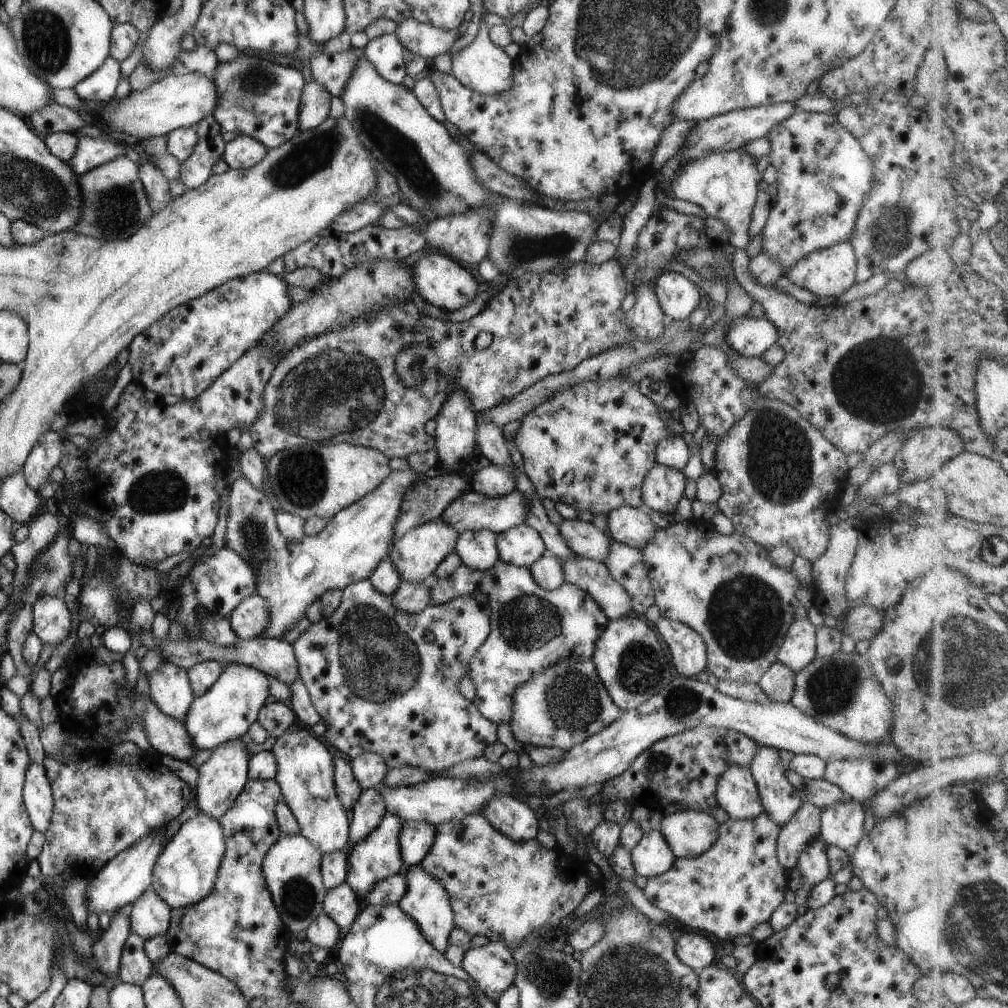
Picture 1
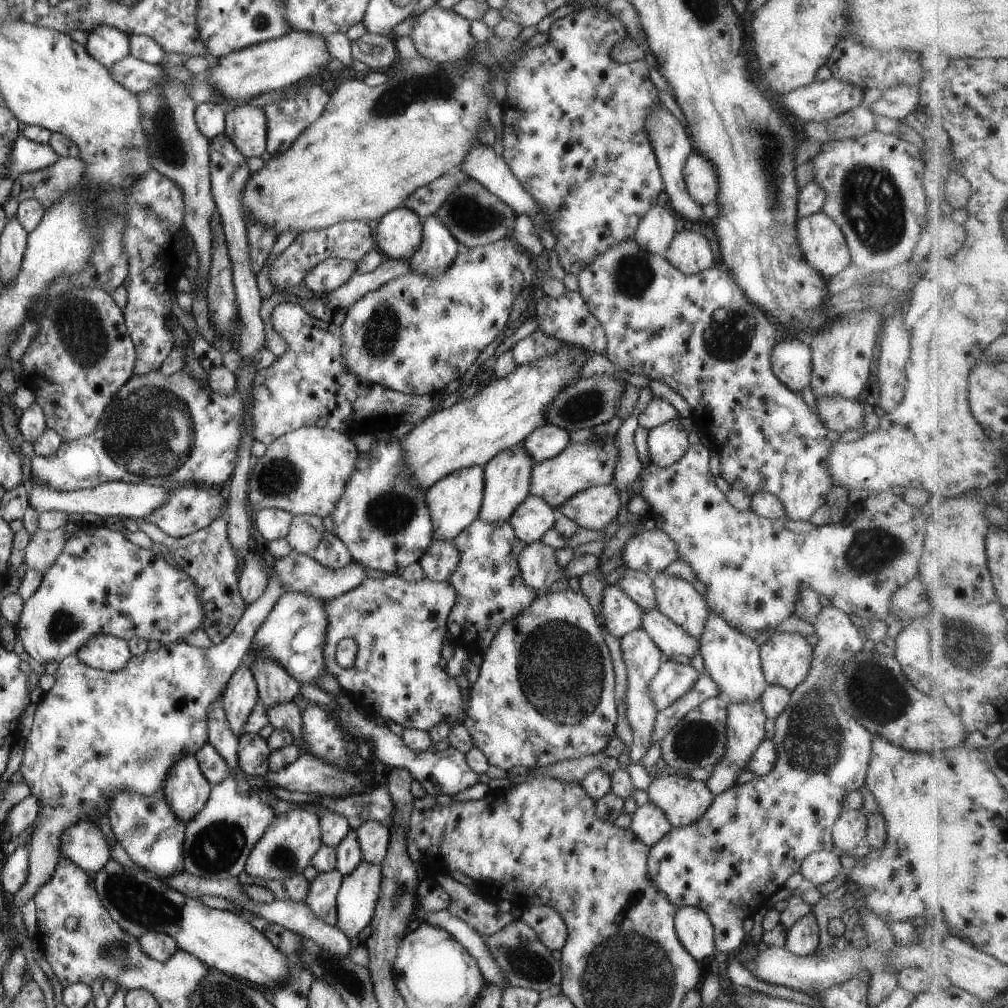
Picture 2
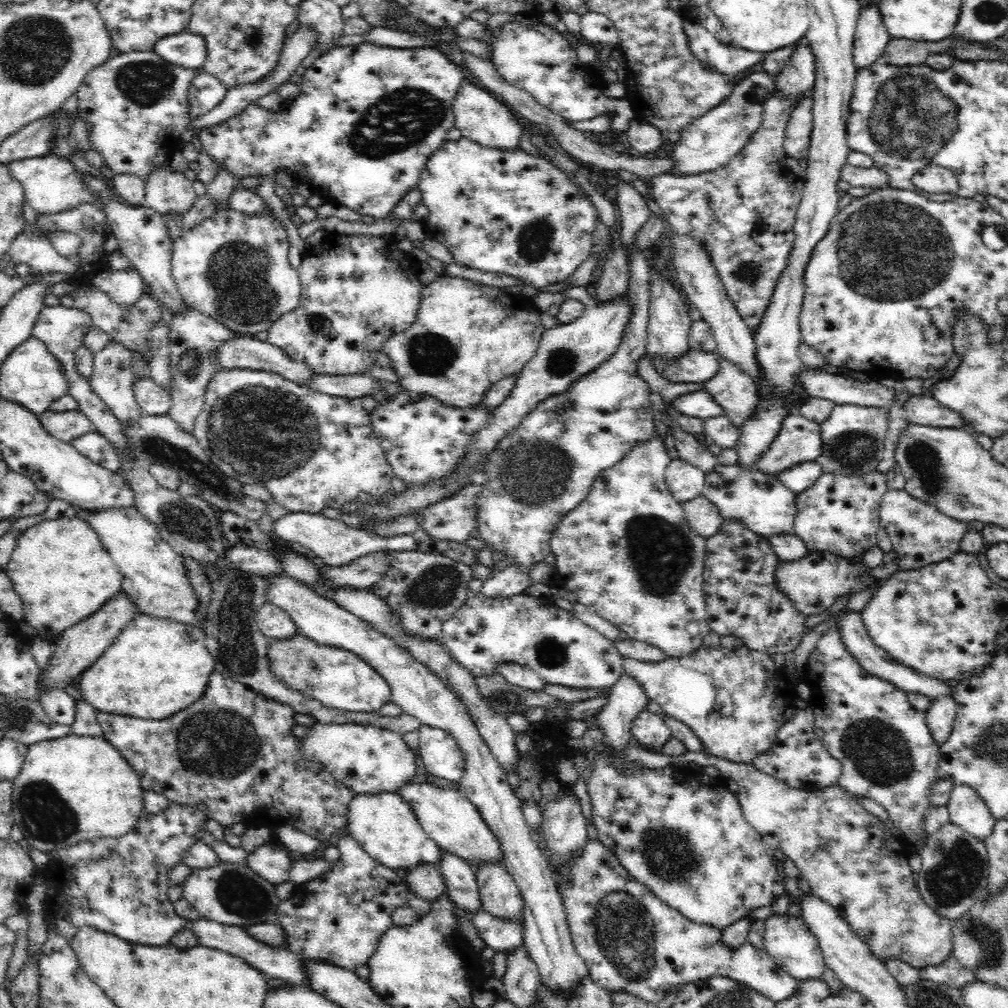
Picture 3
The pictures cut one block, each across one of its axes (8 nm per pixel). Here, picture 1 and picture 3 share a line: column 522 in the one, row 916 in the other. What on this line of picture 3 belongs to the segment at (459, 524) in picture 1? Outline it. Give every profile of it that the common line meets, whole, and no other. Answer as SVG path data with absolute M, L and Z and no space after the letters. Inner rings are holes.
M485 863L474 870L478 883L481 909L492 916L523 920L520 889L501 863Z

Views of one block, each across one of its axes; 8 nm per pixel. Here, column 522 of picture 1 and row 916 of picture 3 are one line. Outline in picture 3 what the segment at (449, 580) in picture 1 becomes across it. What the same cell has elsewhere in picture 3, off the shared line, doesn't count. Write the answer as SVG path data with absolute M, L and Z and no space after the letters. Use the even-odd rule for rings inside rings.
M598 839L588 840L581 850L580 858L571 867L569 884L560 883L558 892L563 900L575 949L584 959L589 976L602 988L624 991L646 1002L656 1003L666 998L667 994L672 994L674 988L718 975L757 990L775 1003L790 998L796 992L798 981L780 970L764 948L758 949L748 941L743 942L742 946L728 948L718 929L684 918L676 909L670 908L646 886L627 874L610 849L604 847Z

